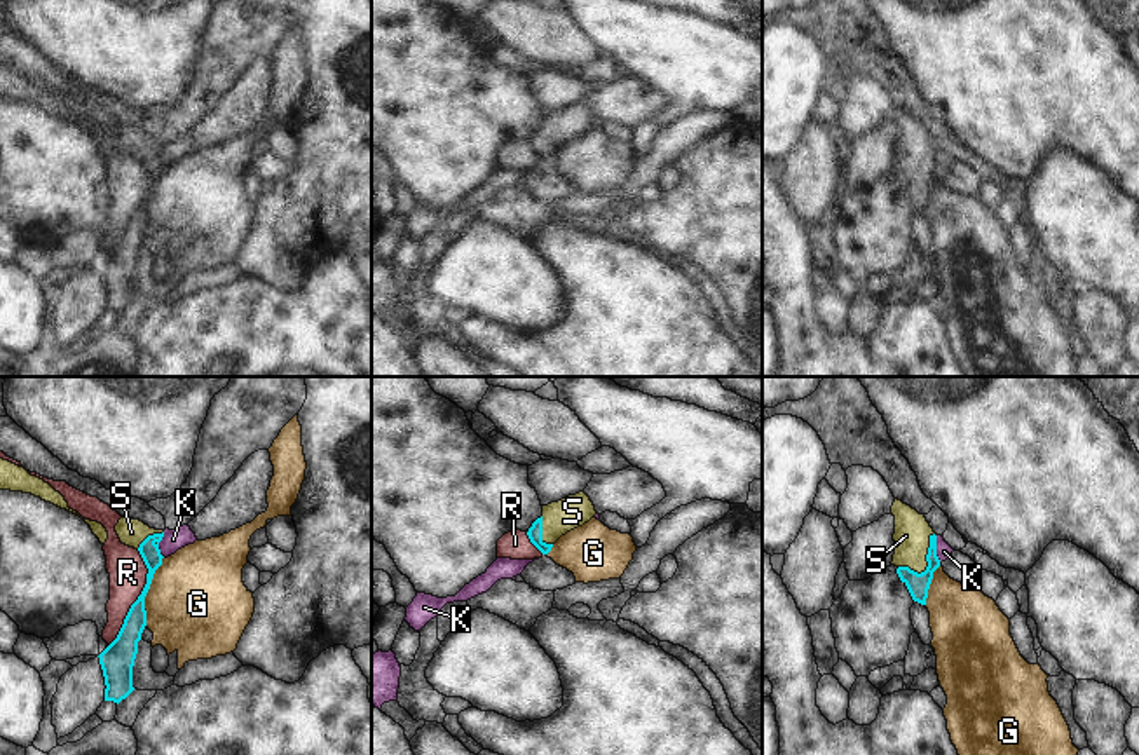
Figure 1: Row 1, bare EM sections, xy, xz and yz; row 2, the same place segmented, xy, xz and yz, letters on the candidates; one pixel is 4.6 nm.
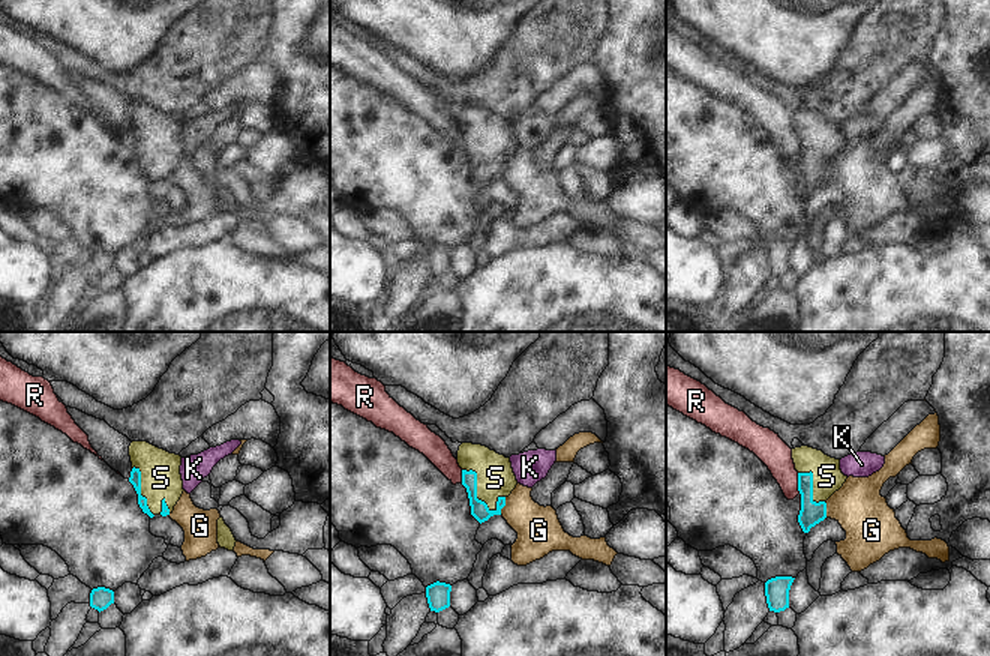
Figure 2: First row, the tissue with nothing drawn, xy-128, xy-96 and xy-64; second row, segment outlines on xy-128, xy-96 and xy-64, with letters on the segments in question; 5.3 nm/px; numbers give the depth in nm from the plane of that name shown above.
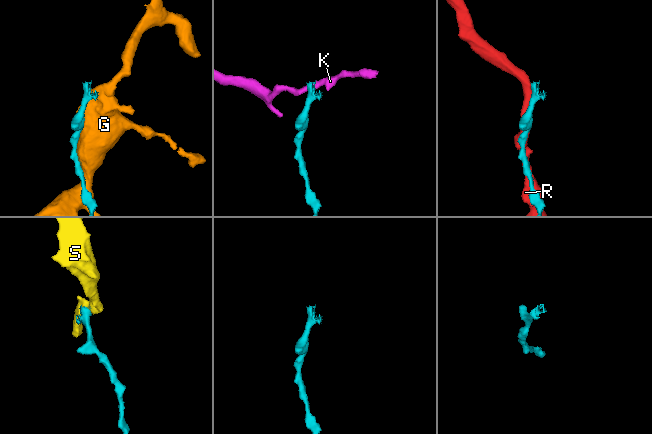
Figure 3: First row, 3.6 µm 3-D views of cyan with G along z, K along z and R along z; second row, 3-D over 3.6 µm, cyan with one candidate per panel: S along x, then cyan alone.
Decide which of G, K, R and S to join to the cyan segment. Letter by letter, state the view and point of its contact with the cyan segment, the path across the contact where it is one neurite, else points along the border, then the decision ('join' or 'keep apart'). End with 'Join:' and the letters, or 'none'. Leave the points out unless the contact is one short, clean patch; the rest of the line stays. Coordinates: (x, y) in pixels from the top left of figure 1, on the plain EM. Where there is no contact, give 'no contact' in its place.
G: contact xy (147, 201); keep apart
K: contact yz (935, 159); border yz (935, 145), (935, 164), (941, 171); keep apart
R: contact xy (138, 208); keep apart
S: contact yz (928, 173); way yz (918, 194), (918, 185), (928, 173), (916, 161), (913, 142); join
Join: S

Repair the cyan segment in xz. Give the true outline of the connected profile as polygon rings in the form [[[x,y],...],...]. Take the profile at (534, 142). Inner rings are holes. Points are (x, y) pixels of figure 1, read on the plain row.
[[[579,101],[542,115],[542,126],[532,133],[527,145],[542,164],[548,164],[562,145],[583,136],[595,124],[597,120],[590,106],[584,101]]]

